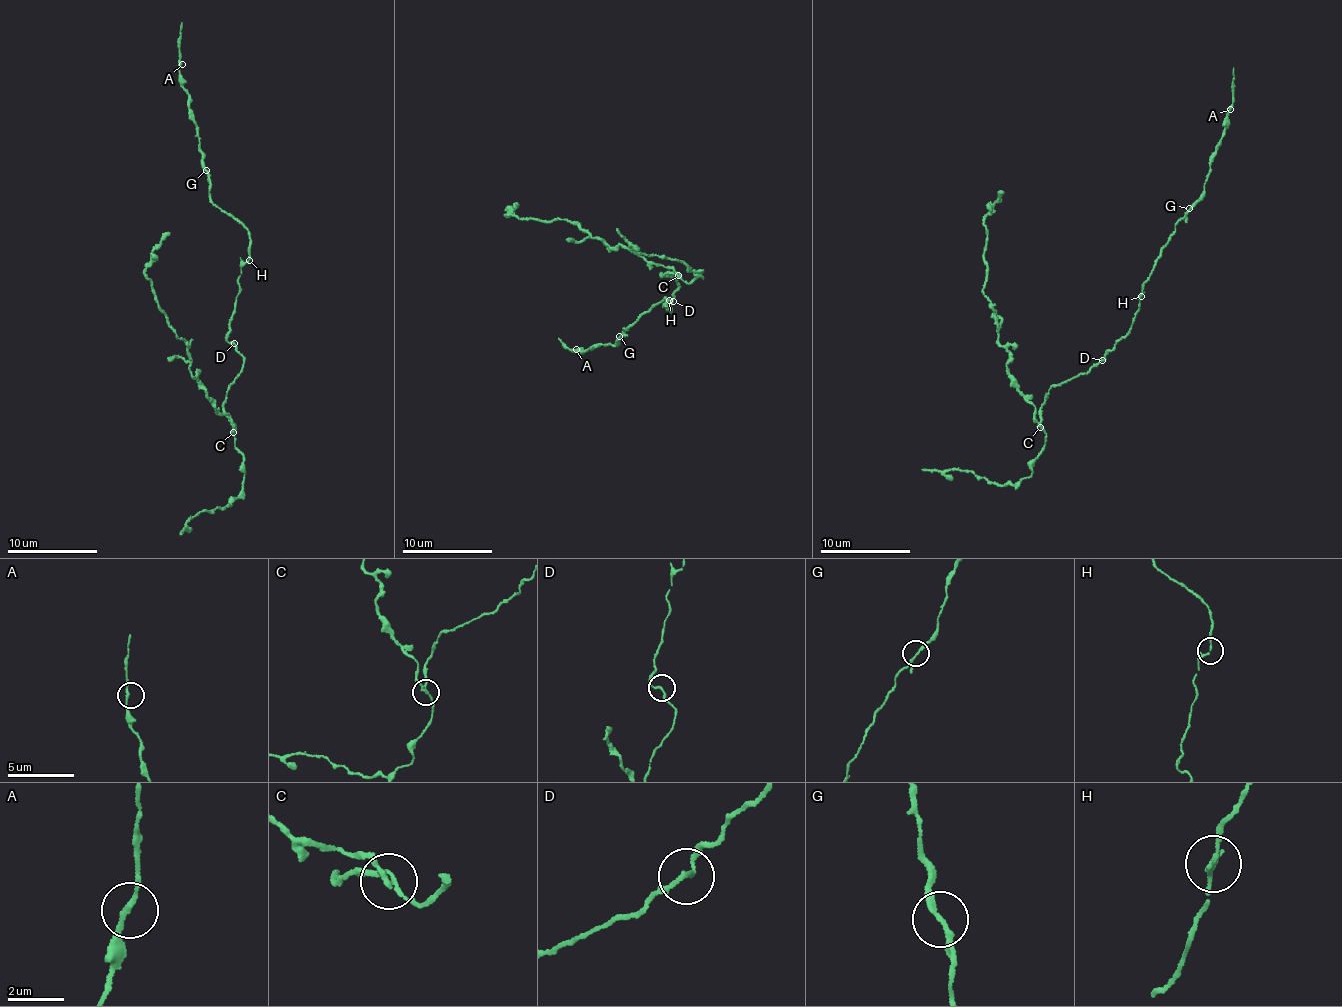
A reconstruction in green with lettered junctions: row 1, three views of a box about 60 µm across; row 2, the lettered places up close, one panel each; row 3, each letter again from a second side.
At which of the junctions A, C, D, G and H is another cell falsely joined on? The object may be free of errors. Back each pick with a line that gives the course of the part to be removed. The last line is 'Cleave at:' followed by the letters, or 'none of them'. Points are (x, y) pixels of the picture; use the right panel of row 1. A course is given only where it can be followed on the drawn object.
C: (1040, 428), (1035, 407), (1006, 372), (1009, 351), (999, 341), (995, 310), (983, 292), (986, 215), (1002, 192)
Cleave at: C

